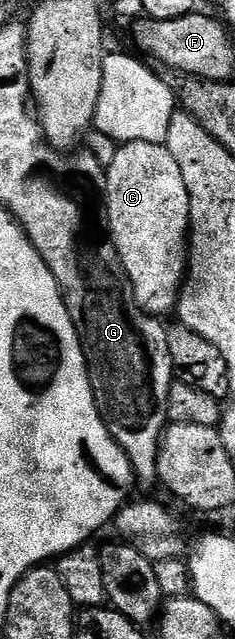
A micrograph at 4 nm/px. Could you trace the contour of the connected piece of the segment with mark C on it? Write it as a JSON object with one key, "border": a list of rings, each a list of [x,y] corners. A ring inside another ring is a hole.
{"border":[[[124,142],[106,168],[107,203],[105,214],[109,234],[123,264],[123,273],[131,285],[131,294],[139,308],[152,317],[163,317],[166,311],[176,310],[181,284],[185,279],[185,256],[189,251],[191,198],[181,177],[181,165],[173,161],[173,153],[164,144]]]}

